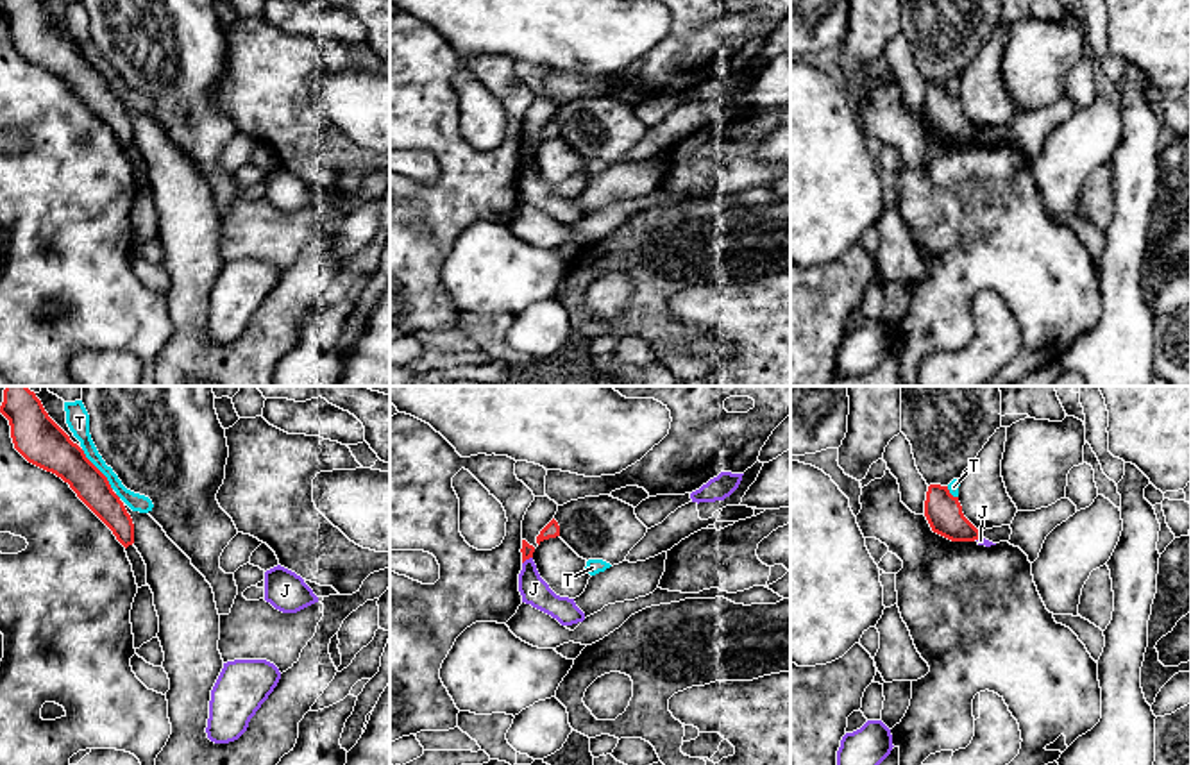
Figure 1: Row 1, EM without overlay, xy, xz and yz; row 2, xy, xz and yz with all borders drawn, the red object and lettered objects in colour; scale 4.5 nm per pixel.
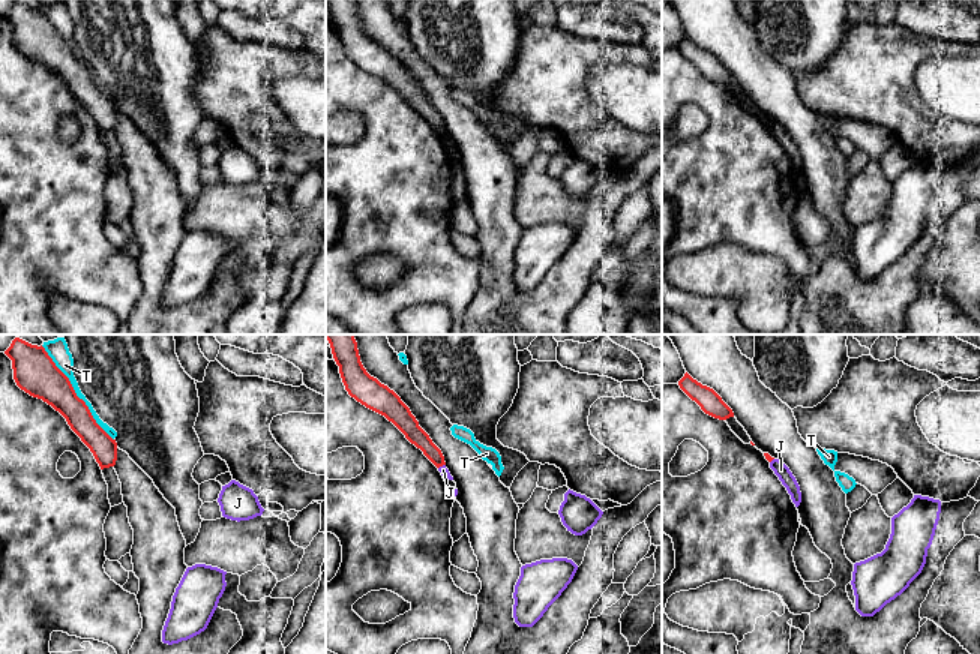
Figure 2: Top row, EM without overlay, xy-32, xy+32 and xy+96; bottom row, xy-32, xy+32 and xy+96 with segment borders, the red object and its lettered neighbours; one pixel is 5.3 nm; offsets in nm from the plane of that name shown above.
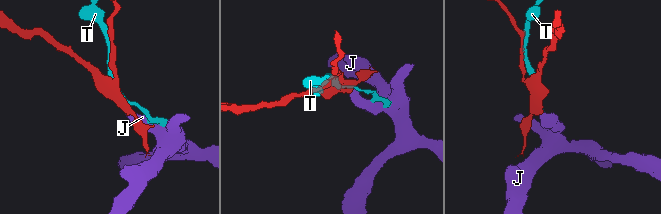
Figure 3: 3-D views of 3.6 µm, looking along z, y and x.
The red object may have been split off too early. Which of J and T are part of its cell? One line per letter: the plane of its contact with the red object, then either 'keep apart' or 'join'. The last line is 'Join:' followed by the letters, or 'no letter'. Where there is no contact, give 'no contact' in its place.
J: contact in xz; keep apart
T: contact in xy; keep apart
Join: no letter

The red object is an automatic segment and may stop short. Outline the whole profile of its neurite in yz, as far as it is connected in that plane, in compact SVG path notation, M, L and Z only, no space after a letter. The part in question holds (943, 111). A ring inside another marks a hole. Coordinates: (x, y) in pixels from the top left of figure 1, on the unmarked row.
M928 86L925 116L933 132L951 141L975 141L980 138L980 130L964 116L959 97L953 97L948 86Z

